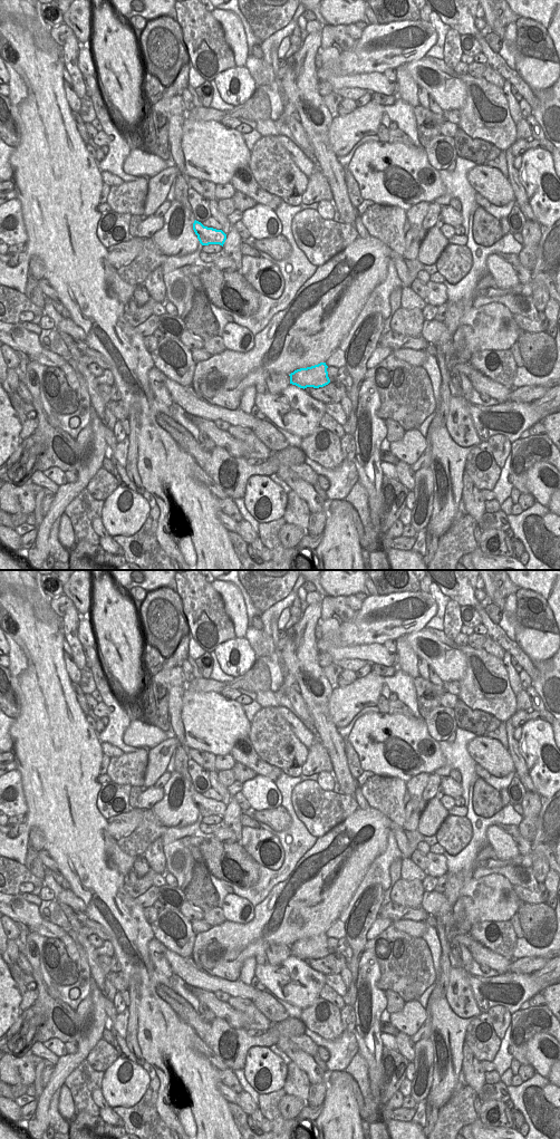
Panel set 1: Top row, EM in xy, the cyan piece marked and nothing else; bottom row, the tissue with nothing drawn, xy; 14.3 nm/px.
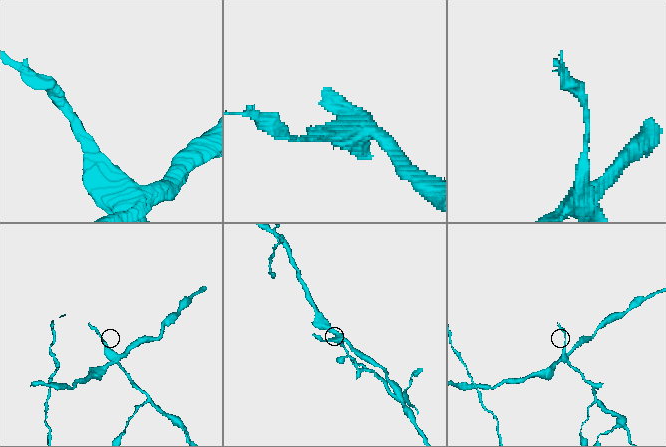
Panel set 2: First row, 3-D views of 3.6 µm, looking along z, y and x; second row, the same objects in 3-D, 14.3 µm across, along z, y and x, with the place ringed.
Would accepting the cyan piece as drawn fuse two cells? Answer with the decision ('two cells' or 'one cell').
two cells

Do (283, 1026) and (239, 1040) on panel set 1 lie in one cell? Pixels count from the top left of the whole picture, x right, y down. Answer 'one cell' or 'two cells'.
one cell

